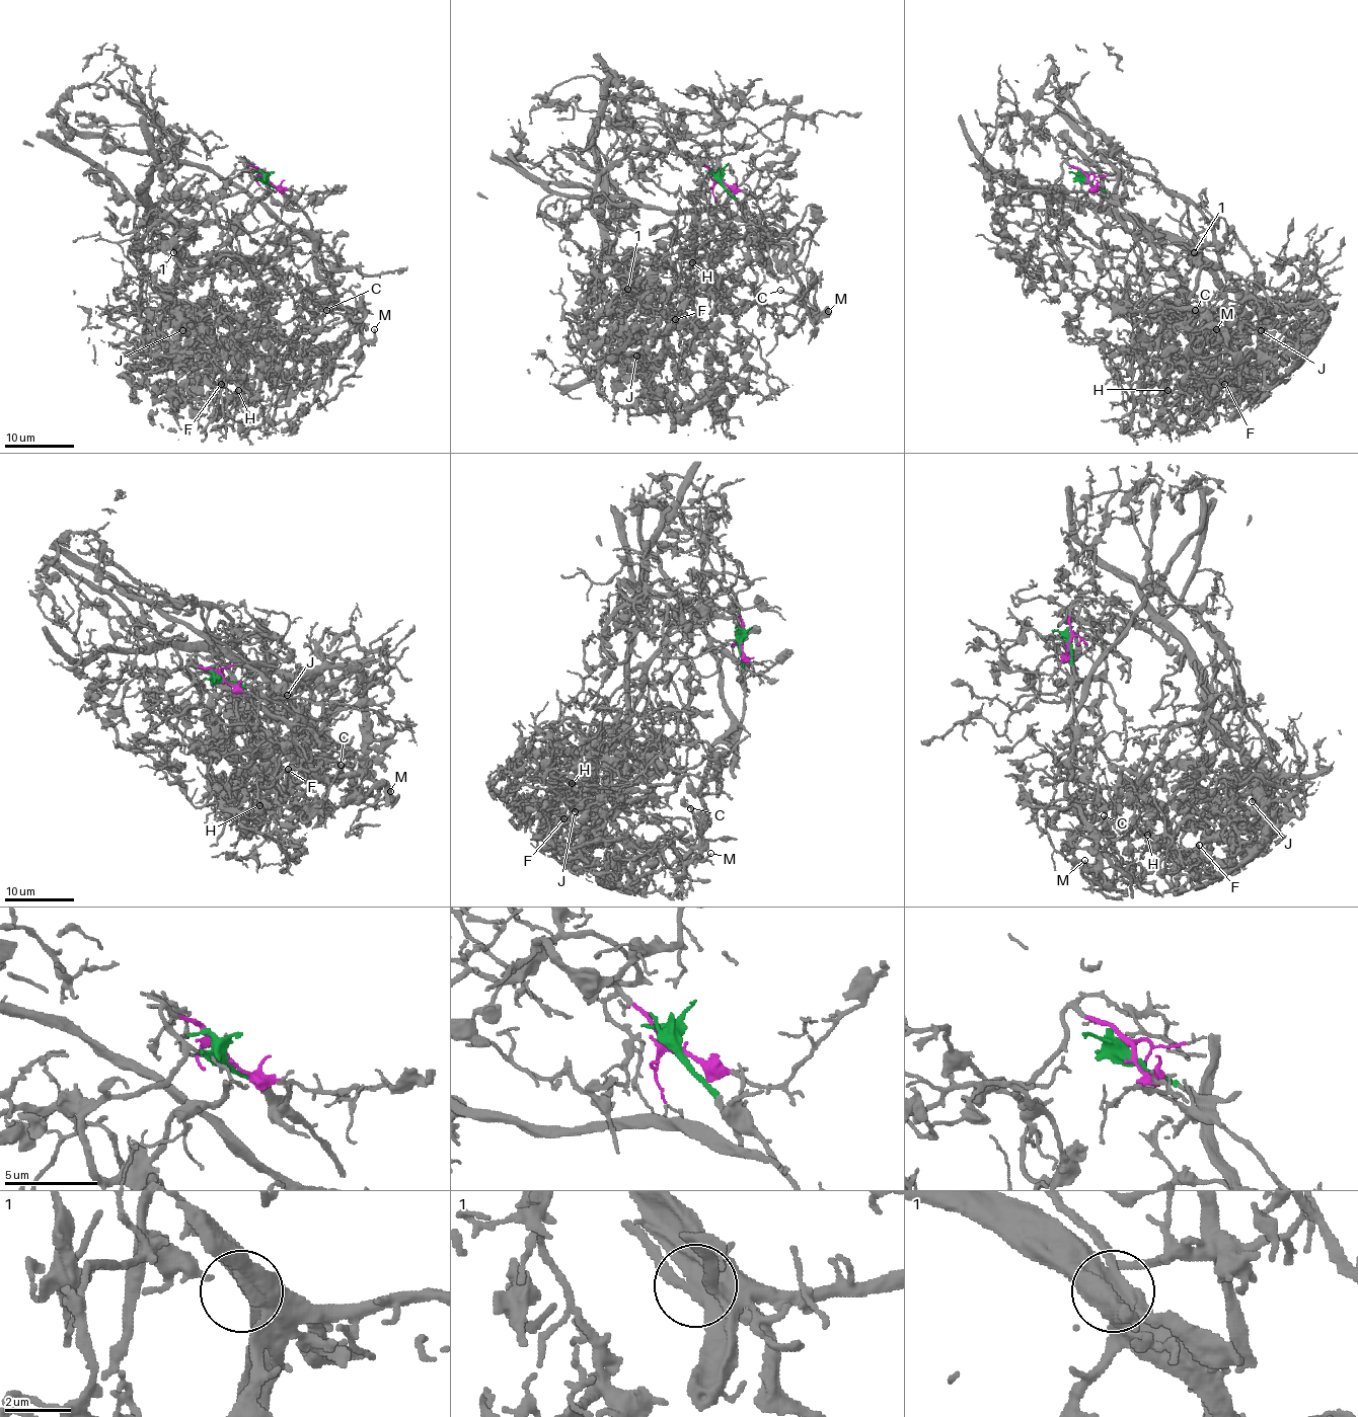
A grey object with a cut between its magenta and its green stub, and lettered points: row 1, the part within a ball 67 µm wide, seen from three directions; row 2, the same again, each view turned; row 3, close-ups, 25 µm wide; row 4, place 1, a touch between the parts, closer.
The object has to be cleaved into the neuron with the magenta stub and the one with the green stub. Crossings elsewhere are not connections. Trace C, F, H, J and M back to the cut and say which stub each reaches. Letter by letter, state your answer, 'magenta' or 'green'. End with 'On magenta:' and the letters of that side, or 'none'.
C: green
F: magenta
H: magenta
J: magenta
M: green
On magenta: F, H, J

